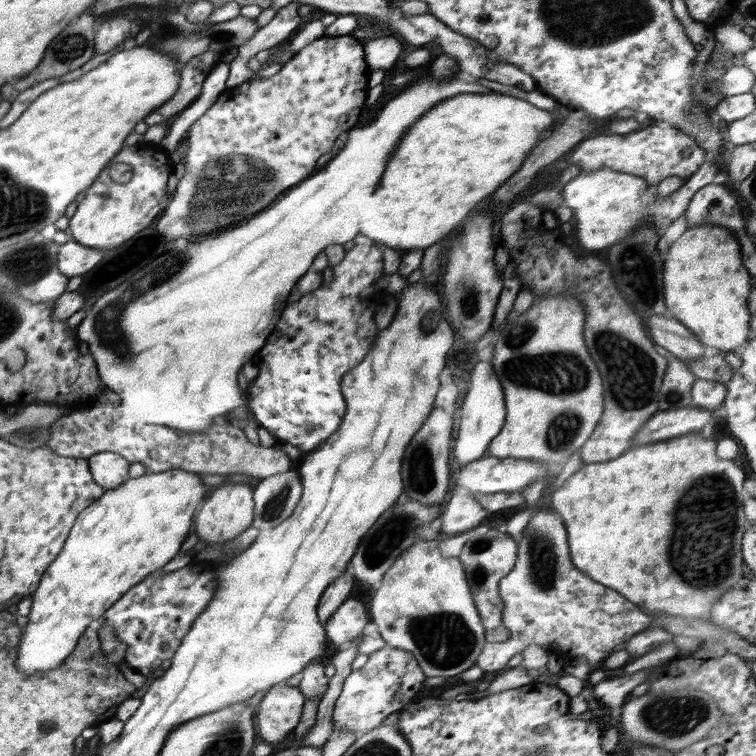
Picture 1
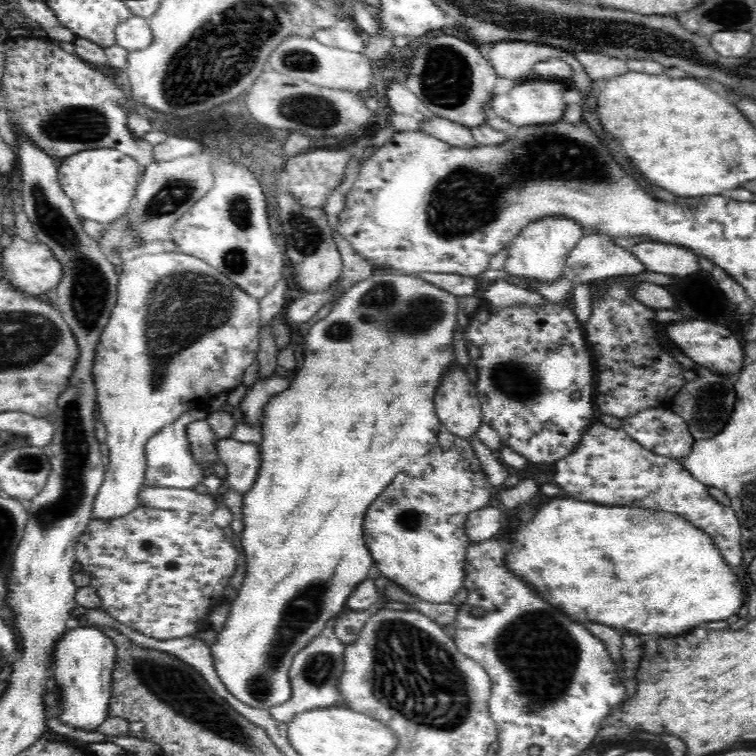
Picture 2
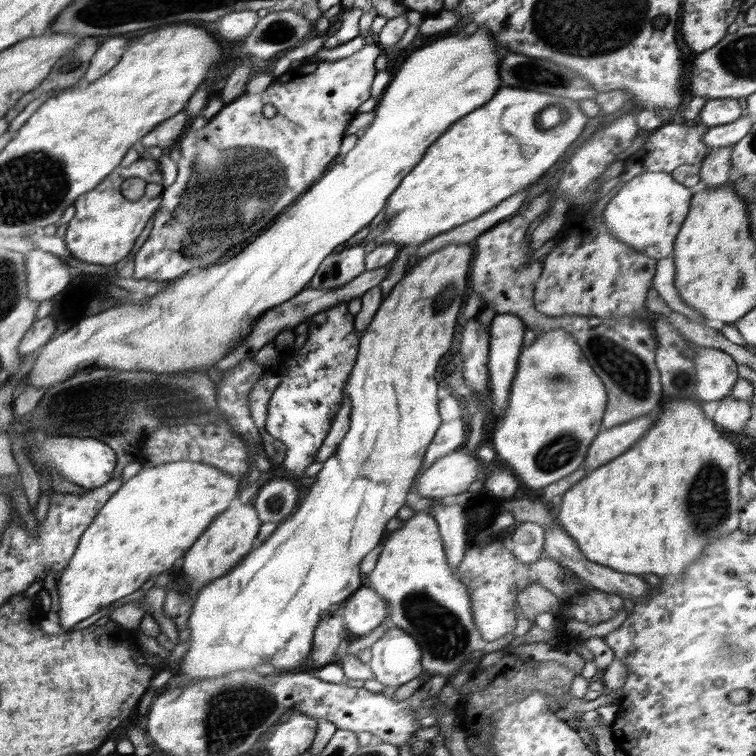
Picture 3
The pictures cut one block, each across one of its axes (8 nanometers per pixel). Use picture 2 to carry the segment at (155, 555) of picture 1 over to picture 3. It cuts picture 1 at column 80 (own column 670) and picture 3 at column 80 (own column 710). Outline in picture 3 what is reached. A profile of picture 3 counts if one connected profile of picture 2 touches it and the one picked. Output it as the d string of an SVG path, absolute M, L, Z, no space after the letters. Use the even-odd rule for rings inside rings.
M193 460L143 466L136 476L123 482L98 511L90 528L84 531L68 566L57 579L60 609L56 615L61 627L69 629L115 600L136 592L148 578L166 572L172 562L184 556L184 552L198 540L198 536L214 522L218 514L230 506L230 502L238 496L238 484L238 477Z

